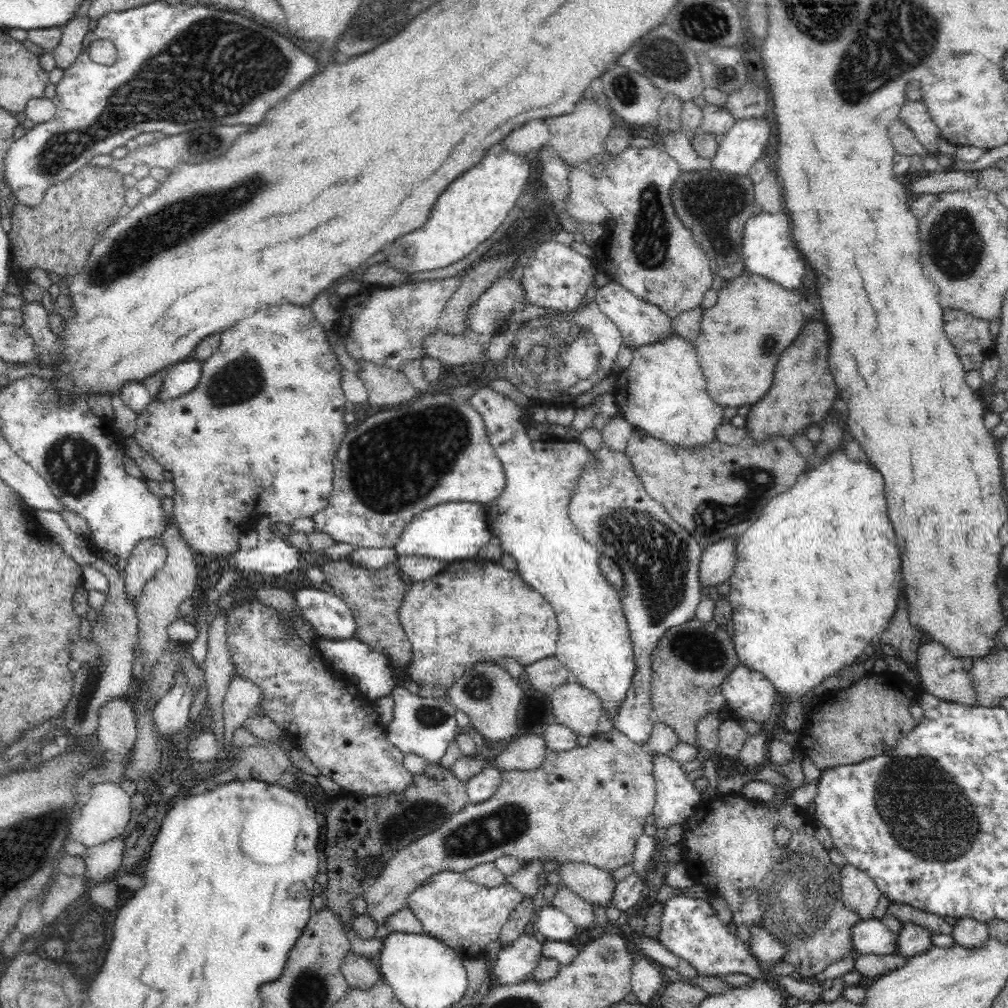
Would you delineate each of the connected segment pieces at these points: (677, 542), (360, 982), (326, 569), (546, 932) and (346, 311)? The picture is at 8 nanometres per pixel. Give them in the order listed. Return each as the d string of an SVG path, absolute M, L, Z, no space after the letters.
M604 444L600 452L592 452L596 457L596 464L582 470L578 480L578 491L569 507L569 518L578 533L589 543L594 545L601 555L608 556L616 562L624 574L624 588L626 597L622 598L624 614L629 627L633 650L634 668L630 679L629 689L626 691L617 719L613 728L627 736L634 744L644 746L648 744L654 732L654 717L651 686L652 686L652 652L658 645L664 632L695 617L701 594L700 564L703 549L688 532L670 520L662 505L652 501L644 493L642 485L631 471L631 464L626 454L612 452Z
M354 951L344 958L341 972L349 989L372 989L380 980L383 980L378 962Z
M348 557L319 563L333 591L352 609L357 625L355 638L386 654L396 673L404 675L411 657L411 648L404 629L400 627L397 608L406 592L408 581L400 576L396 565L392 564L382 571L366 571L354 567Z
M554 905L542 907L537 915L536 932L540 932L547 941L564 941L574 936L577 926Z
M468 269L452 278L401 286L366 285L358 294L341 298L336 306L338 317L332 330L340 337L354 362L371 362L403 373L408 362L427 357L424 340L438 331L440 314L458 290L466 272Z

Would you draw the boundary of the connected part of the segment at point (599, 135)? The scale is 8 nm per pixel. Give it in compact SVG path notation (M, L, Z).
M582 99L572 112L547 118L545 123L549 130L548 144L558 153L559 158L568 168L586 169L598 160L604 159L606 137L613 124L610 110L598 107L594 99Z

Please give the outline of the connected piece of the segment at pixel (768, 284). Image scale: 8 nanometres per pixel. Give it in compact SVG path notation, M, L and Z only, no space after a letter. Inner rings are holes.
M745 271L740 278L725 282L718 295L716 306L703 309L699 335L693 348L697 352L706 377L708 394L718 406L723 409L726 406L738 408L744 404L751 405L760 400L769 389L780 356L798 338L808 320L808 315L802 311L802 296L794 292L794 289L784 288L774 282L774 279L748 271Z

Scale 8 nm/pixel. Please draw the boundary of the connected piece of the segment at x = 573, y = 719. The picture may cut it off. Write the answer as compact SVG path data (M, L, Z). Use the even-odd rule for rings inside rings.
M574 679L563 682L551 695L555 722L564 724L578 735L598 733L598 718L603 713L602 699Z

